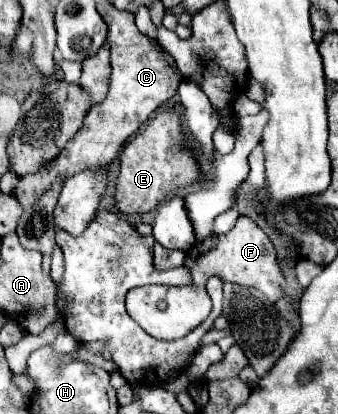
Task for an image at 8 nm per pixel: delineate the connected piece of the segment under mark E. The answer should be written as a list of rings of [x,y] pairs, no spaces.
[[[173,110],[157,112],[147,126],[125,144],[121,156],[121,170],[115,184],[115,206],[121,214],[145,214],[159,206],[177,190],[201,182],[205,176],[199,170],[191,148],[185,142],[179,114]]]

